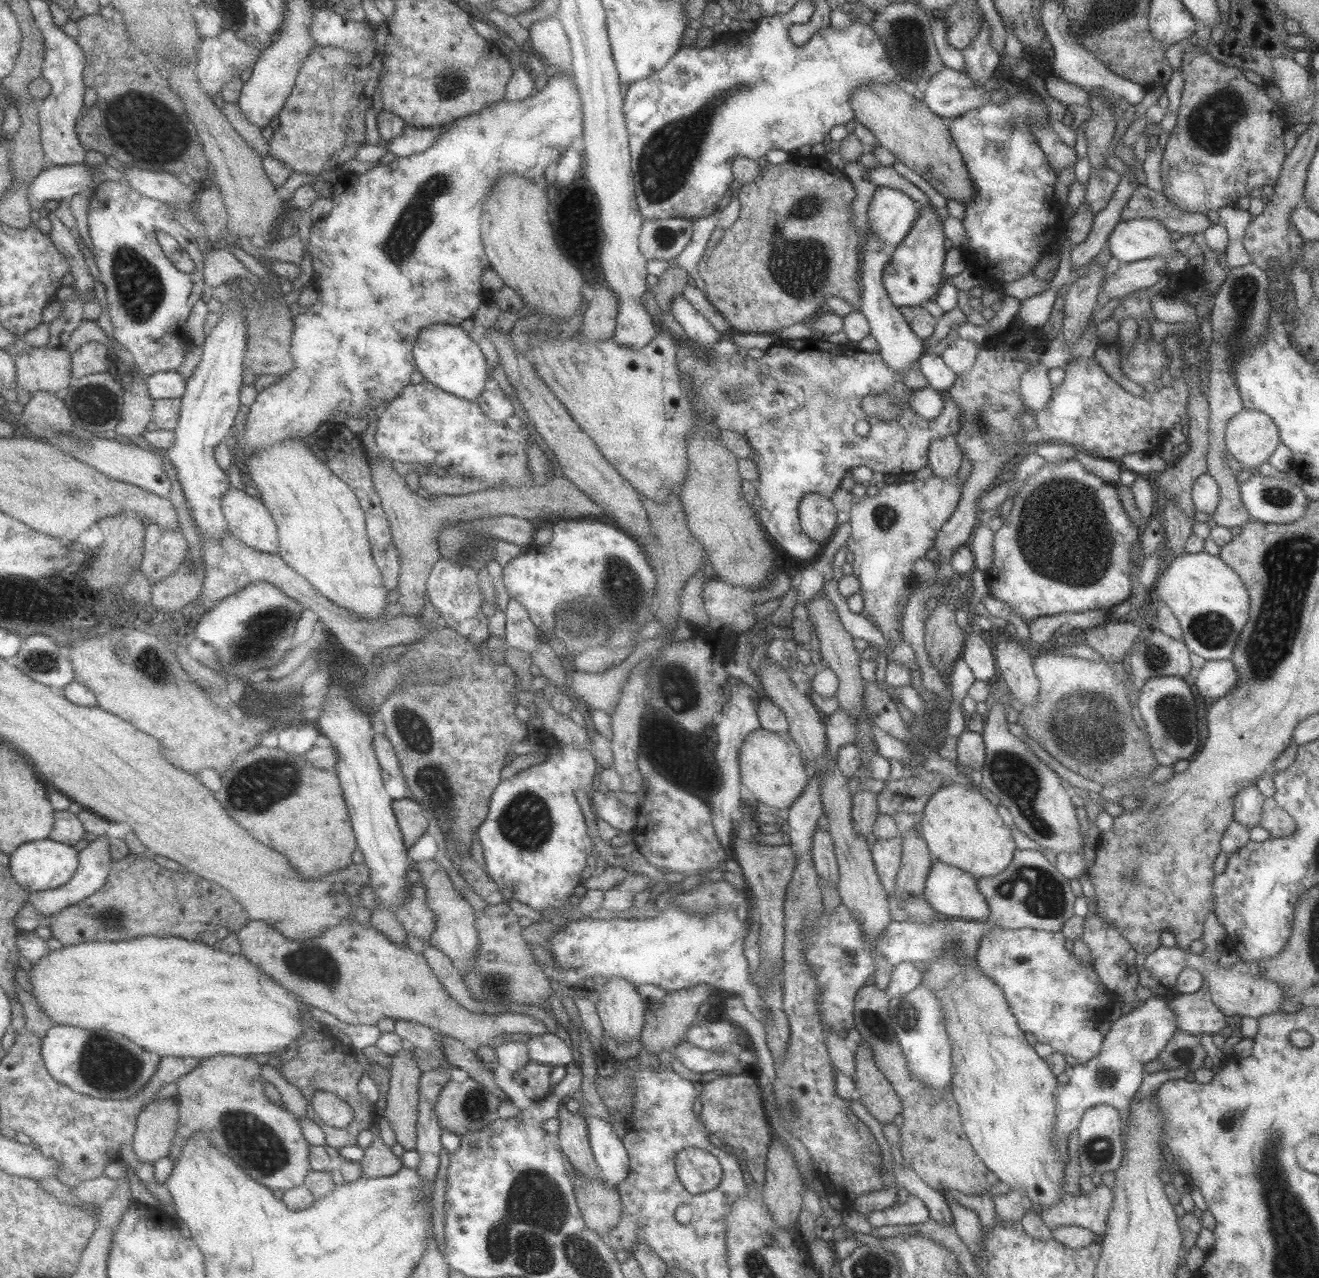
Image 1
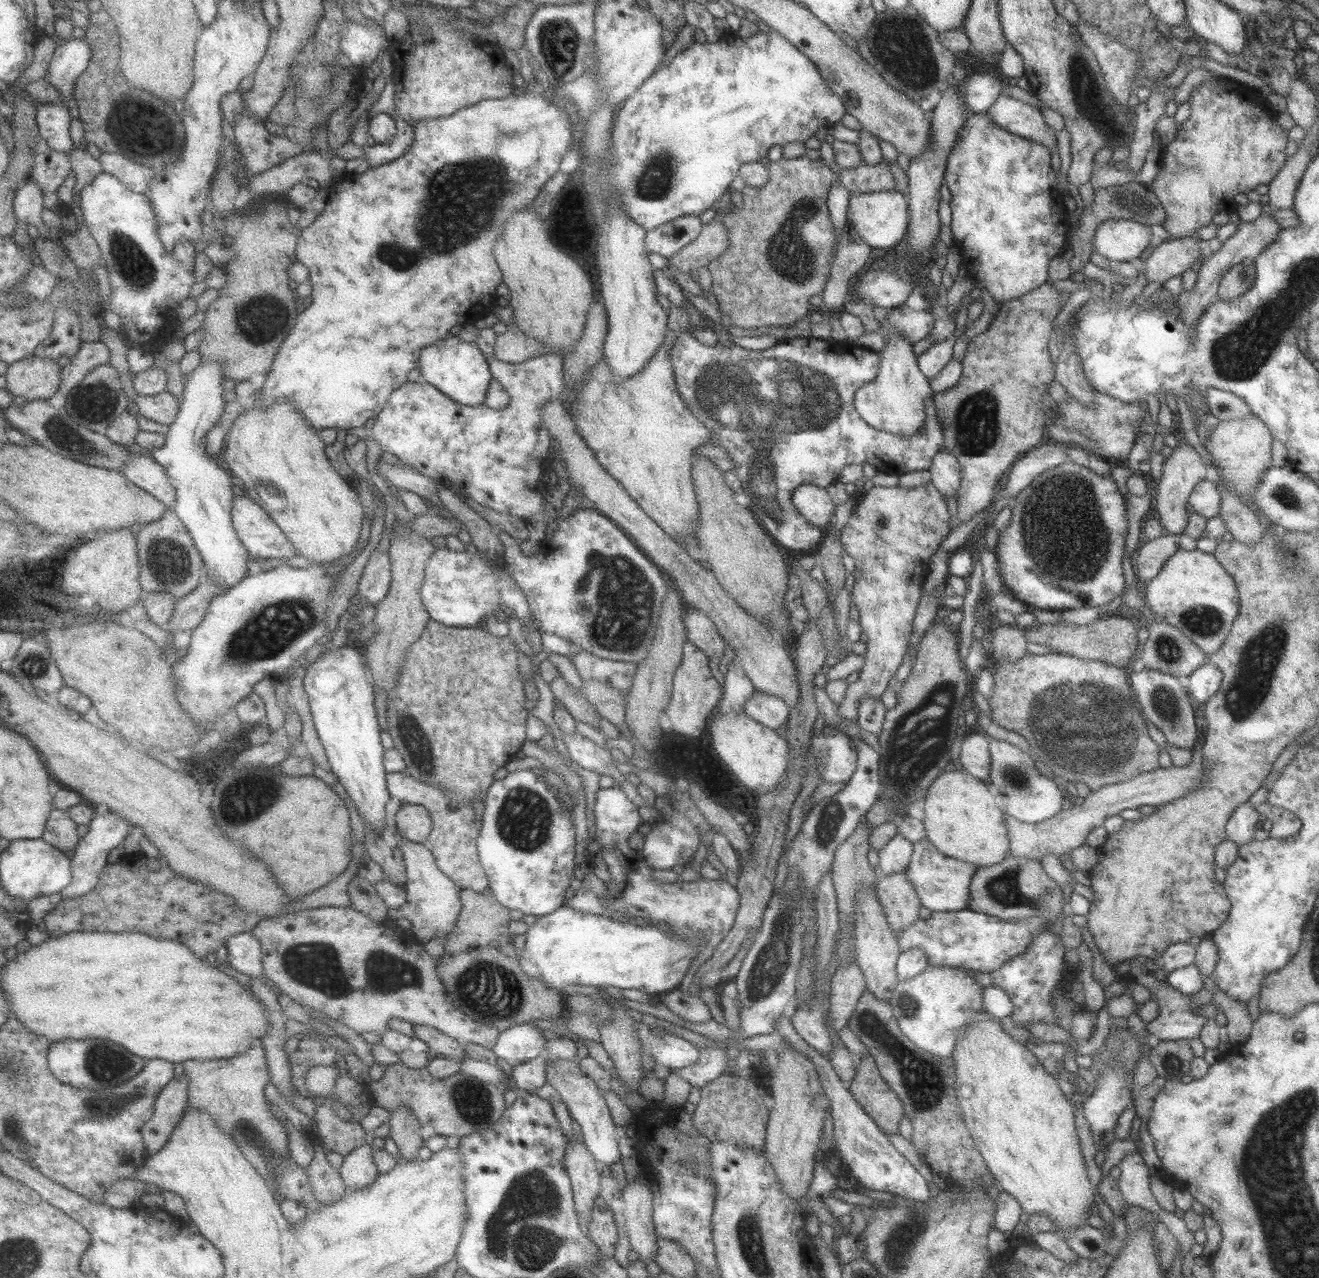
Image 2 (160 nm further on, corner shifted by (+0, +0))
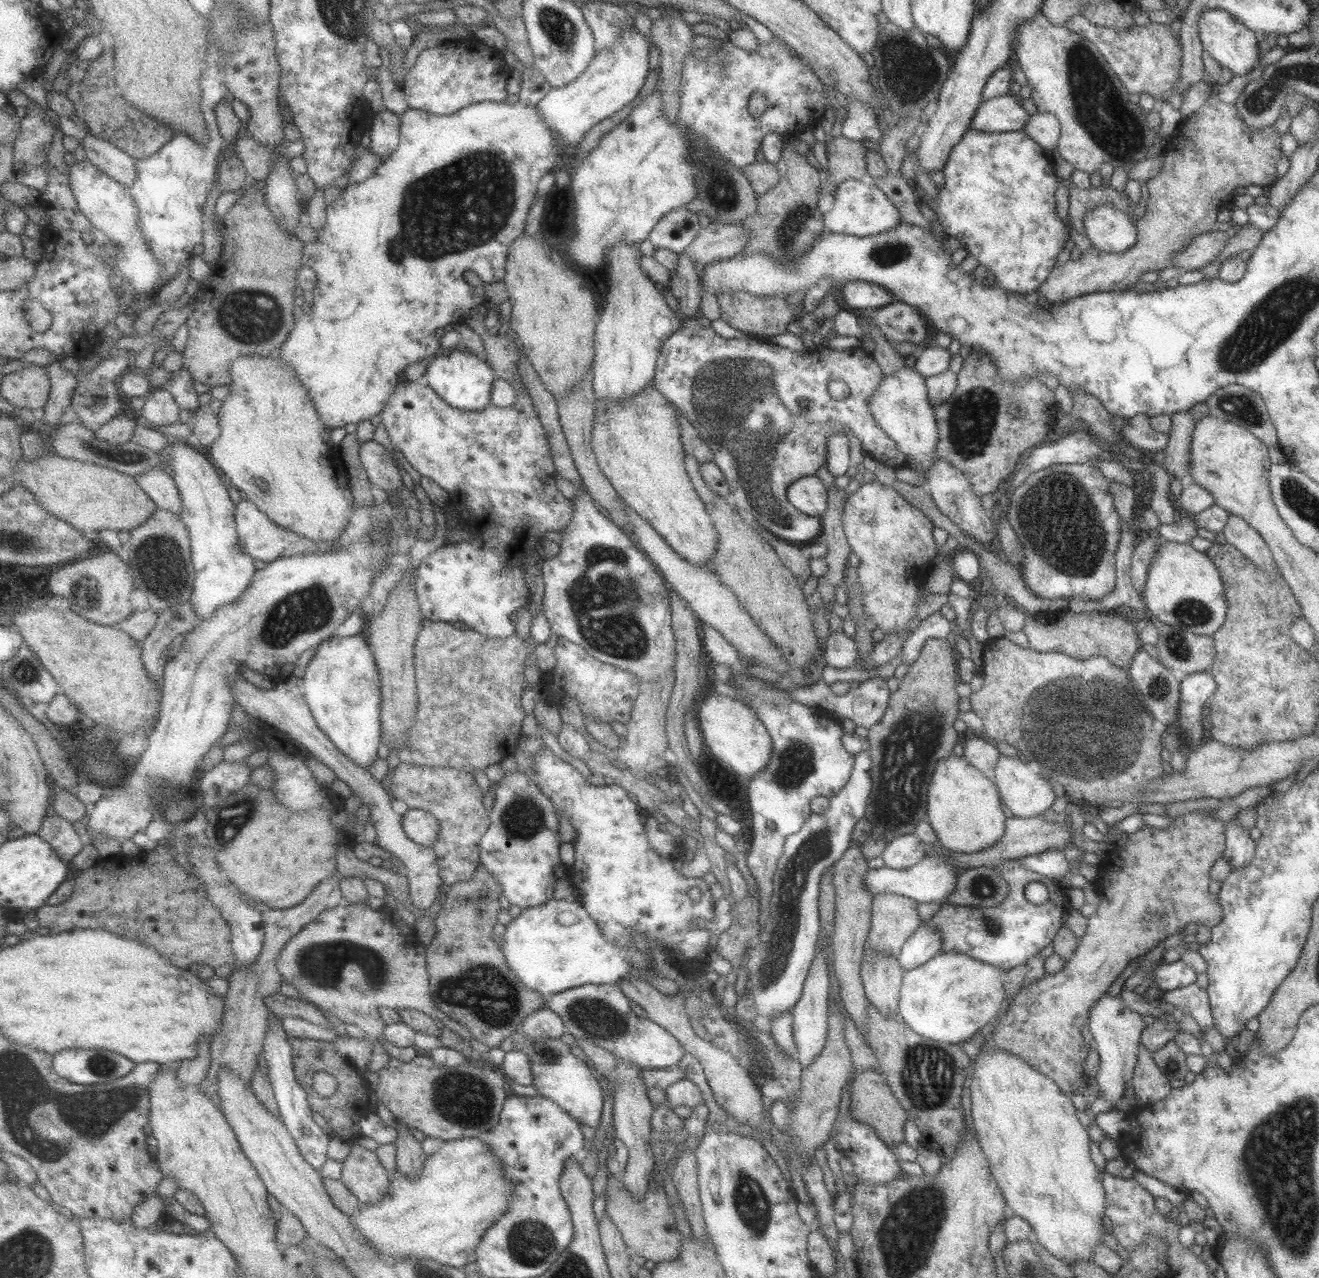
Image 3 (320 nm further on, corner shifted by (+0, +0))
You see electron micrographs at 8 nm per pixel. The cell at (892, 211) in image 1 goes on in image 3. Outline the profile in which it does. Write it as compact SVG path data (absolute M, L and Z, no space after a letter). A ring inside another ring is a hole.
M846 179L837 185L833 198L833 206L823 214L823 229L835 234L849 236L875 236L897 228L901 217L895 206L885 197L885 194L875 186L865 186L859 180Z

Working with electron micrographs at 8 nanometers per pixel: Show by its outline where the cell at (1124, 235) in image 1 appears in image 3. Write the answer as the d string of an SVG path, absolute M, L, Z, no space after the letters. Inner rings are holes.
M1099 204L1081 218L1086 238L1100 251L1123 252L1135 242L1137 232L1133 222L1111 204Z

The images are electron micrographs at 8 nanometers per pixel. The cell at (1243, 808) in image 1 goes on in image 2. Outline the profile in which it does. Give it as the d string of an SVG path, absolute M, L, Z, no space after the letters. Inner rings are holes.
M1246 802L1239 804L1226 822L1226 838L1238 847L1242 847L1253 839L1257 820L1259 820L1259 813L1255 807Z

